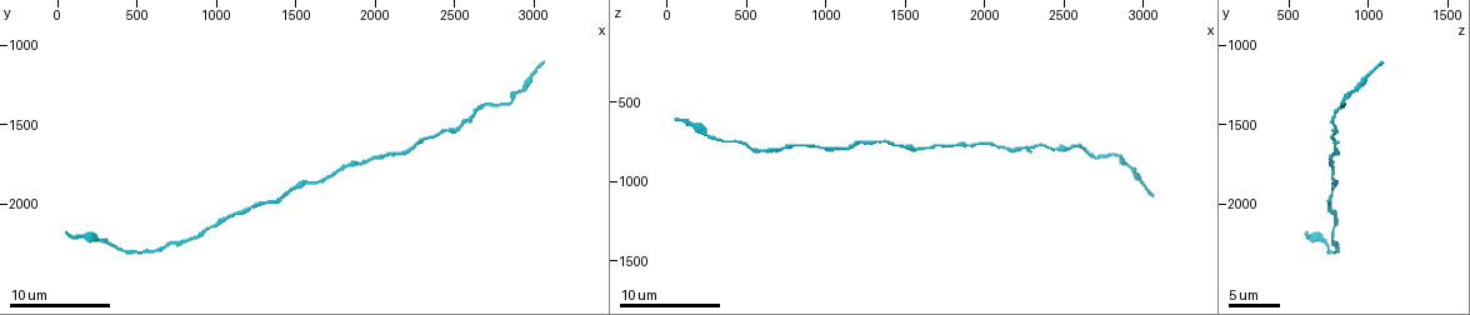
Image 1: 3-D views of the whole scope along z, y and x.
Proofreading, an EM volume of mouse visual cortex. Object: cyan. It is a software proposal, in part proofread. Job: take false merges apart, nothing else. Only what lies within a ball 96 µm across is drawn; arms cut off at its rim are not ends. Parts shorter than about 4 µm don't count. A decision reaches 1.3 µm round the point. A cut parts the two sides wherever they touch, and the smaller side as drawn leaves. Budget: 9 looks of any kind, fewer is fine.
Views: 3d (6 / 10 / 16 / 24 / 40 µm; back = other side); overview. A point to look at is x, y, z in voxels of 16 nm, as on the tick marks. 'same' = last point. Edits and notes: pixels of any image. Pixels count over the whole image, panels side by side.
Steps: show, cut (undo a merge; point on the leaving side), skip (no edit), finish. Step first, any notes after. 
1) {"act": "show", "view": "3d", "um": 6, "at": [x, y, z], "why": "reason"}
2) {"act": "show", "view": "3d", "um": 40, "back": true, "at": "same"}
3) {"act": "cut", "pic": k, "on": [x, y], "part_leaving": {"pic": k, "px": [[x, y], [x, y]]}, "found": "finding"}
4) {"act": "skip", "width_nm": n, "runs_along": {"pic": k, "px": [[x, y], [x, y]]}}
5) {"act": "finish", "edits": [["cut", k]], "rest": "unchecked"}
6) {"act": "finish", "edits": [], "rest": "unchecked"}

{"act": "show", "view": "3d", "um": 6, "at": [2880, 1340, 840], "why": "thick turns thin"}

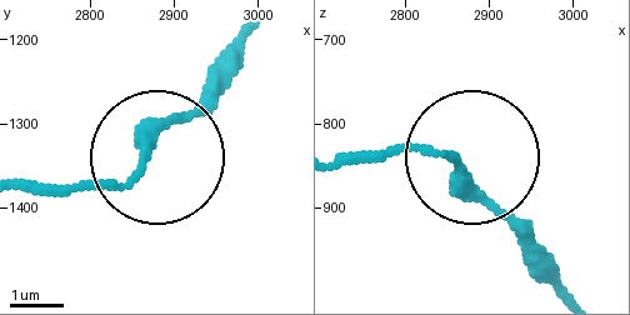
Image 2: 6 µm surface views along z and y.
{"act": "skip", "runs_along": {"pic": 2, "px": [[346, 164], [454, 155], [556, 266]]}, "found": "continuous, no second neuron"}

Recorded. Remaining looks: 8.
{"act": "show", "view": "3d", "um": 10, "at": [2420, 1520, 780], "why": "calibre changes"}

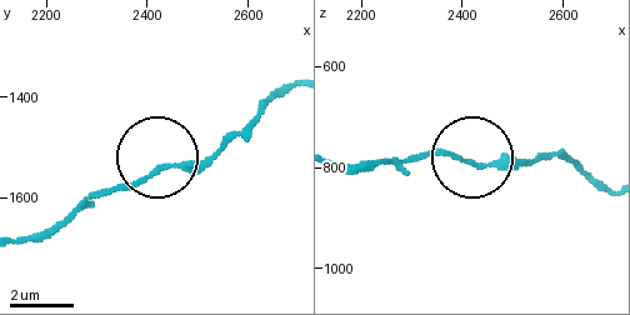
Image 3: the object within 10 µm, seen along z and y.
{"act": "skip", "runs_along": {"pic": 3, "px": [[23, 236], [160, 170], [200, 164], [254, 126]]}, "found": "one neuron here"}

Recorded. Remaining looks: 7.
{"act": "show", "view": "3d", "um": 10, "at": [1780, 1780, 780], "why": "calibre changes"}

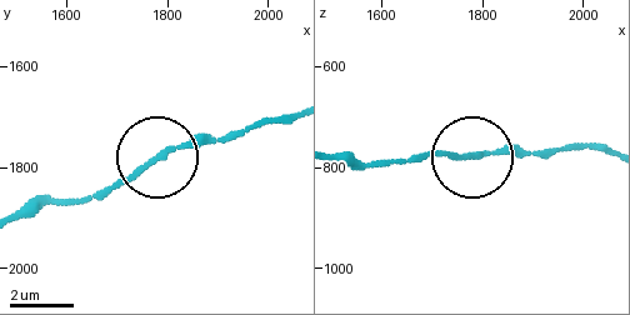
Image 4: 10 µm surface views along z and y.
{"act": "show", "view": "3d", "um": 10, "back": true, "at": [1790, 1775, 770]}

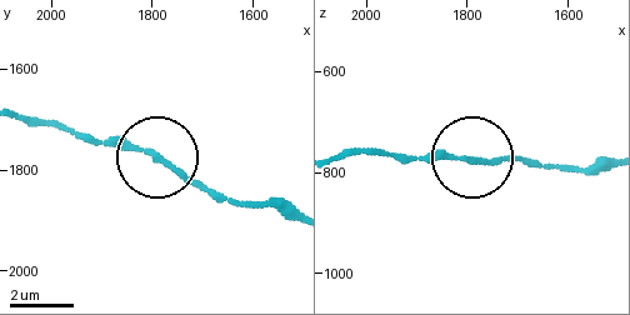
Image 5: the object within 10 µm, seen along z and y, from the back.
{"act": "skip", "runs_along": {"pic": 5, "px": [[229, 200], [191, 186], [151, 156], [56, 128]]}, "found": "all the same neuron"}

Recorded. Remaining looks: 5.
{"act": "show", "view": "3d", "um": 16, "at": [960, 2140, 780]}

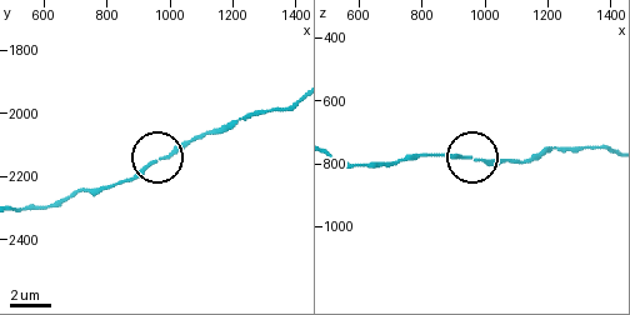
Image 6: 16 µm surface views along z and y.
{"act": "skip", "width_nm": 140, "runs_along": {"pic": 6, "px": [[606, 150], [551, 148], [525, 159], [426, 153]]}, "found": "one neuron here"}

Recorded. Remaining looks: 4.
{"act": "finish", "edits": [], "rest": "unchecked"}

